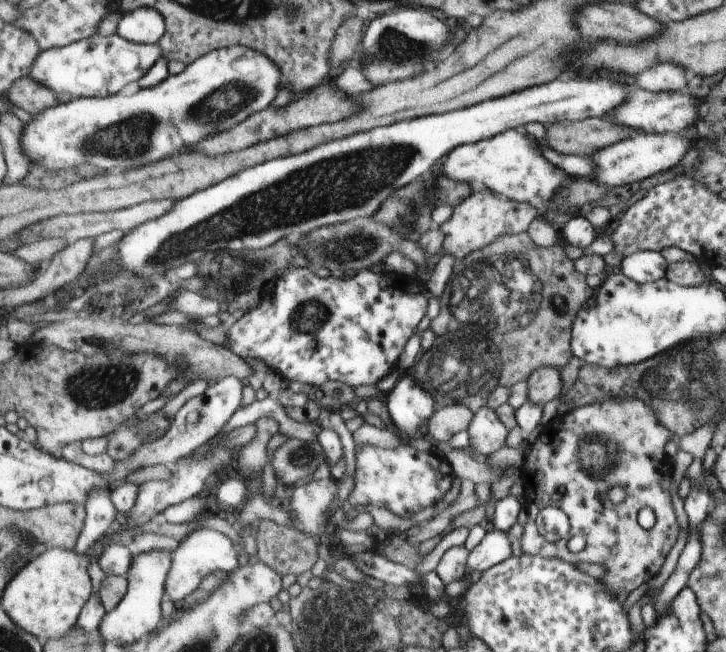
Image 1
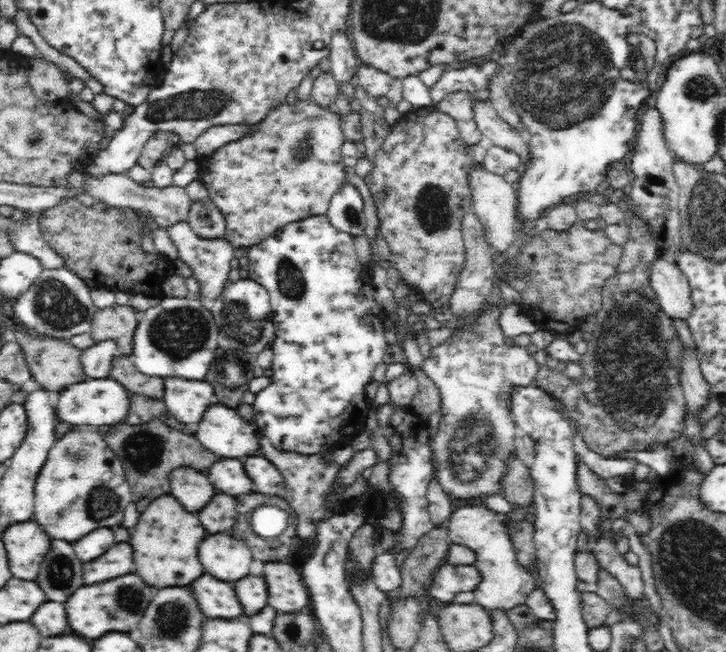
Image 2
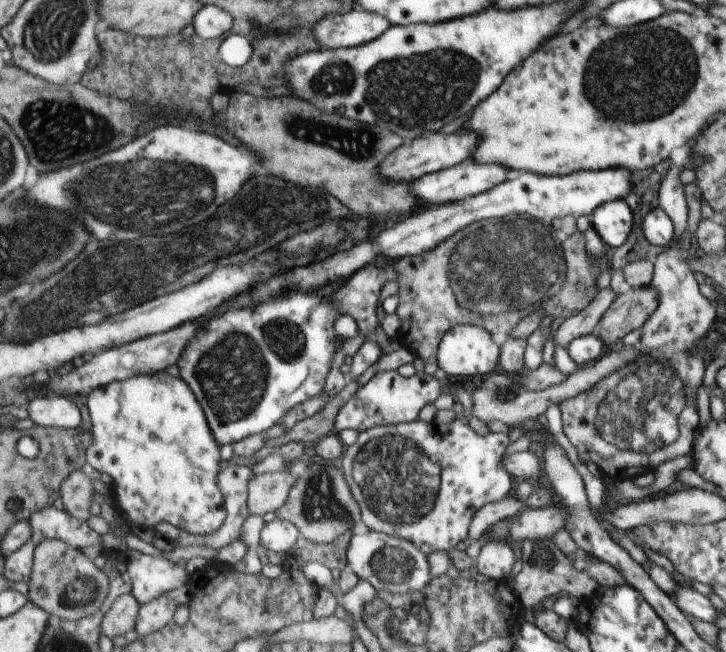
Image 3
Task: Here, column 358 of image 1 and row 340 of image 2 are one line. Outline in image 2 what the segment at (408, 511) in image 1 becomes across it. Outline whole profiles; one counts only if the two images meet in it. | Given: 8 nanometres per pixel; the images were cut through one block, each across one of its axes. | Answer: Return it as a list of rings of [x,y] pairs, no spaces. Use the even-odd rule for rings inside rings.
[[[502,301],[501,303],[497,303],[495,305],[487,305],[487,307],[478,314],[478,316],[474,317],[473,320],[468,321],[469,327],[467,329],[456,330],[452,336],[443,342],[441,345],[433,348],[429,356],[426,360],[422,362],[421,369],[426,373],[426,376],[436,385],[438,388],[438,392],[440,393],[441,398],[441,421],[439,422],[439,426],[431,435],[431,443],[433,450],[433,458],[436,460],[436,479],[438,479],[438,483],[440,483],[440,487],[442,487],[442,491],[448,495],[448,499],[450,500],[468,500],[472,498],[481,498],[481,495],[493,495],[501,494],[501,479],[505,476],[506,467],[505,467],[505,459],[508,459],[510,456],[510,452],[516,452],[518,449],[514,445],[516,440],[516,424],[514,419],[510,414],[510,407],[508,407],[508,402],[510,402],[510,392],[512,392],[512,388],[514,386],[530,386],[534,384],[535,376],[537,373],[537,363],[534,359],[533,355],[528,353],[523,346],[517,345],[508,345],[508,338],[504,335],[504,331],[502,331],[502,327],[498,320],[500,320],[500,314],[502,310],[508,305],[507,302]]]

